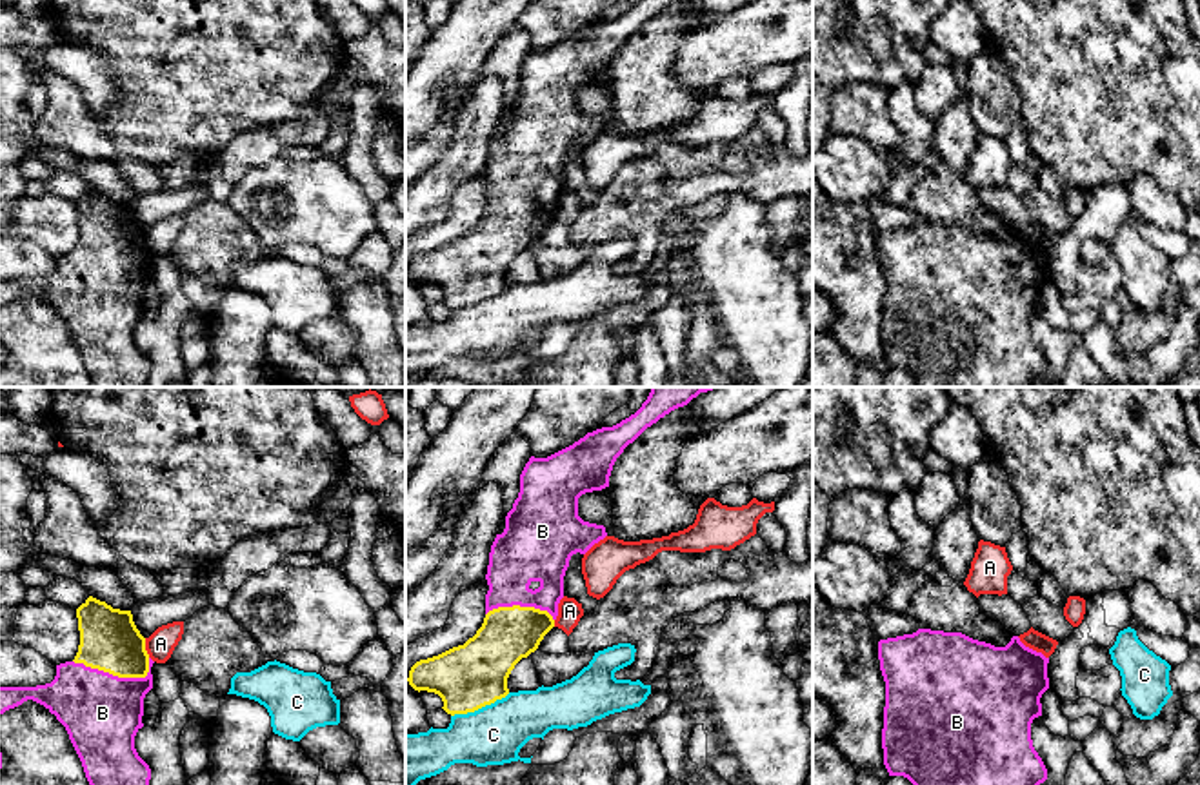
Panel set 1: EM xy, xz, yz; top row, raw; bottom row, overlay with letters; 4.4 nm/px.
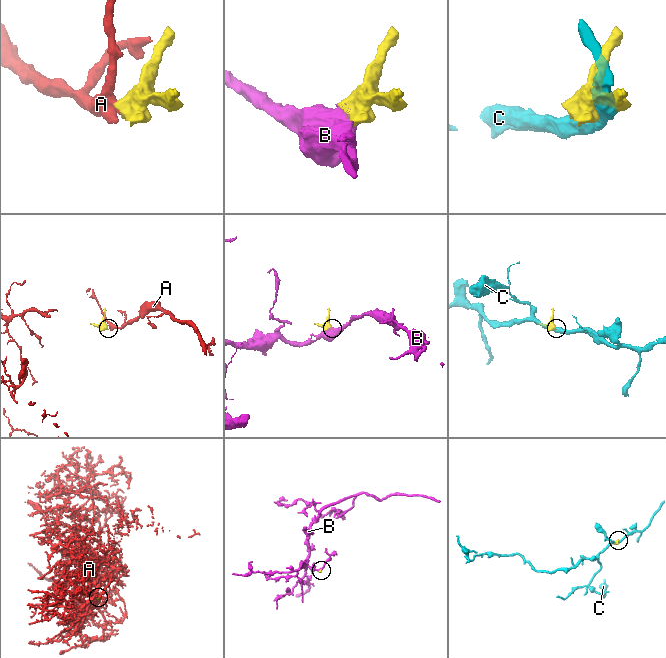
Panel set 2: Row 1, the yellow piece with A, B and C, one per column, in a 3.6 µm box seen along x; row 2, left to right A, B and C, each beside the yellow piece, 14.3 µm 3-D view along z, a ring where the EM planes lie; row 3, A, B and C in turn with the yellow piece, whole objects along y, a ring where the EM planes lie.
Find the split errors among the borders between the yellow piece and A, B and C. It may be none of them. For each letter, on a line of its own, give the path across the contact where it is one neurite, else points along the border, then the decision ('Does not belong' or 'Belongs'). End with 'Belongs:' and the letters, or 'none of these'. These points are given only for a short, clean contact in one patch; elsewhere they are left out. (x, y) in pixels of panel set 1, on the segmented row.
A: Does not belong
B: Belongs
C: Does not belong
Belongs: B

